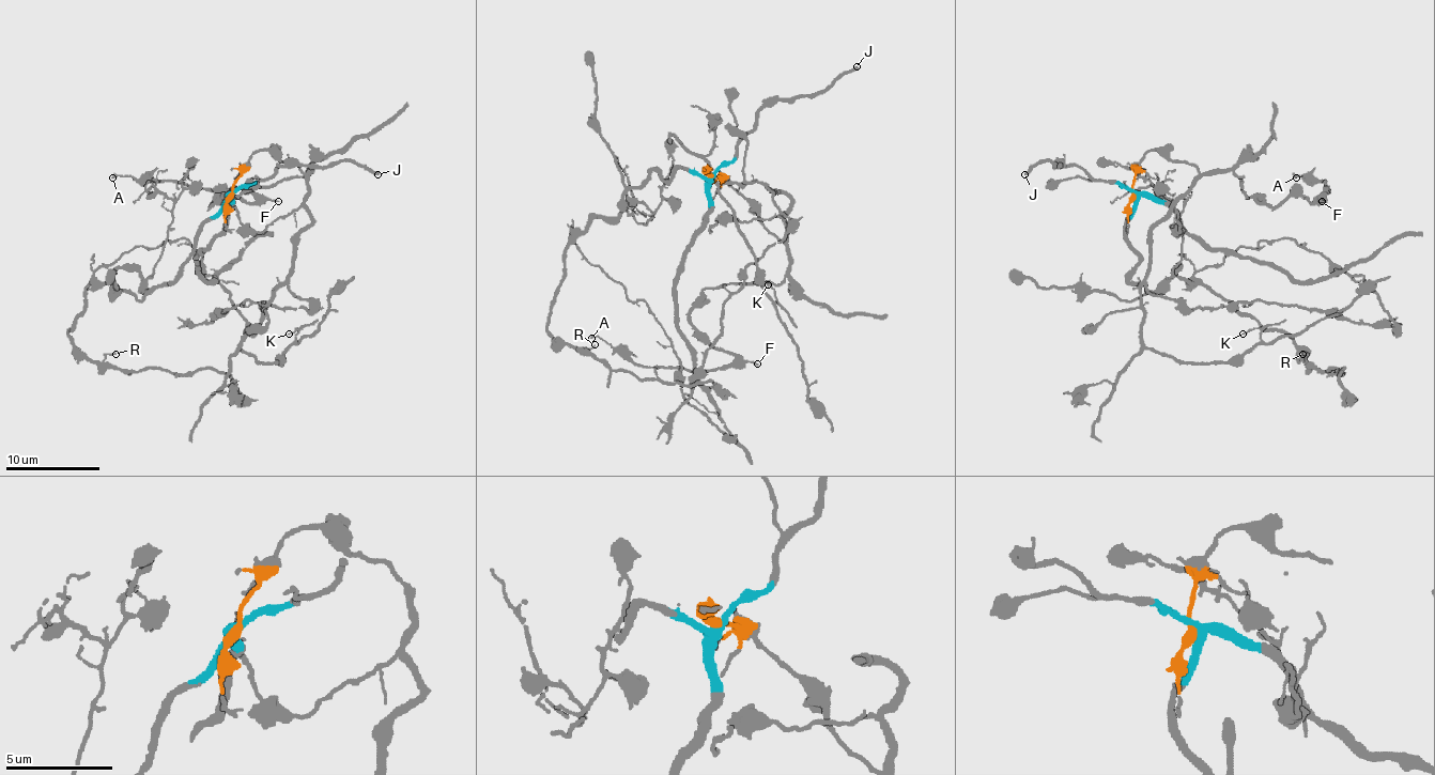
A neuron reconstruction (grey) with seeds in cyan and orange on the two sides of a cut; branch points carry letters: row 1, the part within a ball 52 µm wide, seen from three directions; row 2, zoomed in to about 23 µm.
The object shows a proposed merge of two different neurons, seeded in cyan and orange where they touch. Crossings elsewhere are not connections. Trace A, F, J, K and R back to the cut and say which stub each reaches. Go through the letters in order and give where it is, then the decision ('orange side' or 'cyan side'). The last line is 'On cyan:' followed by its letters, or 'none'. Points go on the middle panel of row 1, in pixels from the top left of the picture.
A: (591, 338) | orange side
F: (757, 363) | orange side
J: (857, 66) | cyan side
K: (768, 284) | orange side
R: (595, 344) | cyan side
On cyan: J, R

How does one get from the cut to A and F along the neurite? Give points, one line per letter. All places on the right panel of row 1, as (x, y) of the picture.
A: (1135, 194), (1135, 168), (1148, 151), (1200, 172), (1231, 170), (1270, 207), (1329, 191), (1296, 176)
F: (1135, 194), (1135, 168), (1162, 151), (1200, 172), (1231, 170), (1270, 207), (1290, 196), (1323, 200)

